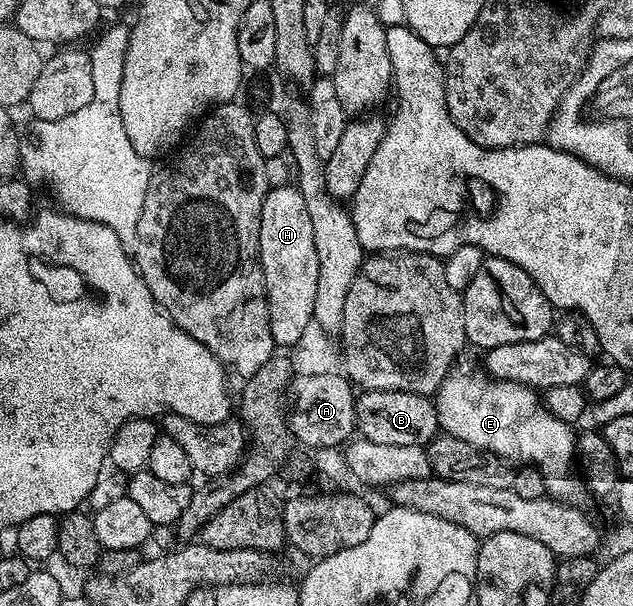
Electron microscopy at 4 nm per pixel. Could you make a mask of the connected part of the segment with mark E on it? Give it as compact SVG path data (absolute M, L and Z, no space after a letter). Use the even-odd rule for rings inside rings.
M466 359L460 360L434 393L440 430L446 436L473 443L473 447L487 449L505 462L539 469L543 473L546 496L566 505L582 506L589 490L582 476L571 474L571 468L574 470L577 465L576 430L553 416L536 390L512 381L494 380L476 369Z

